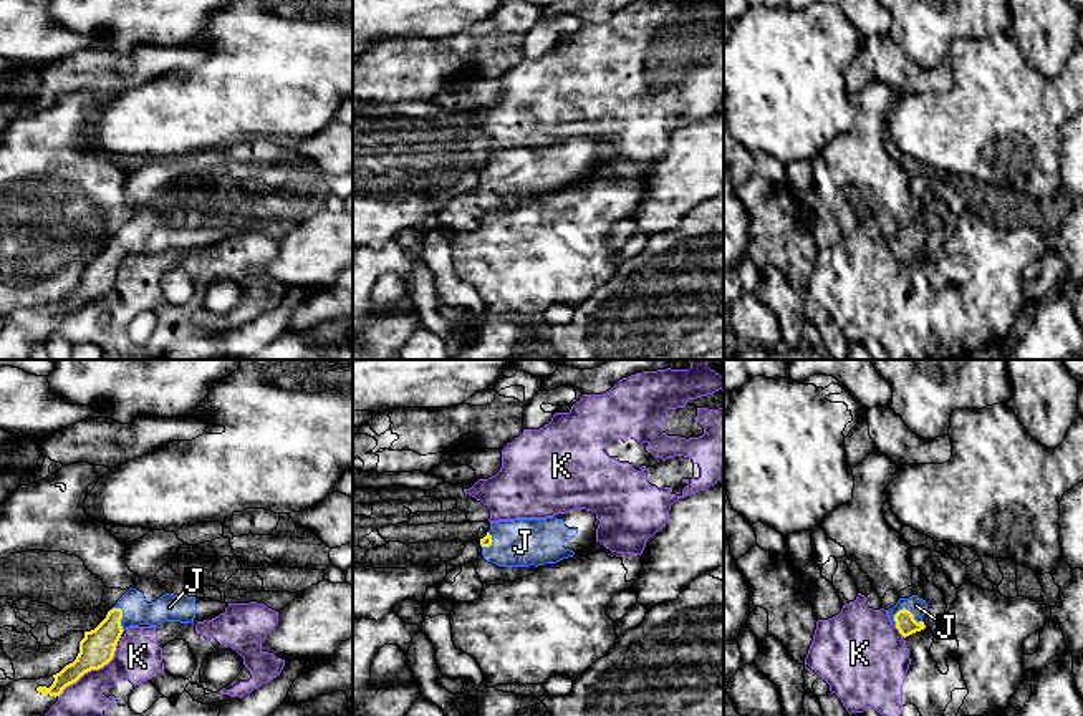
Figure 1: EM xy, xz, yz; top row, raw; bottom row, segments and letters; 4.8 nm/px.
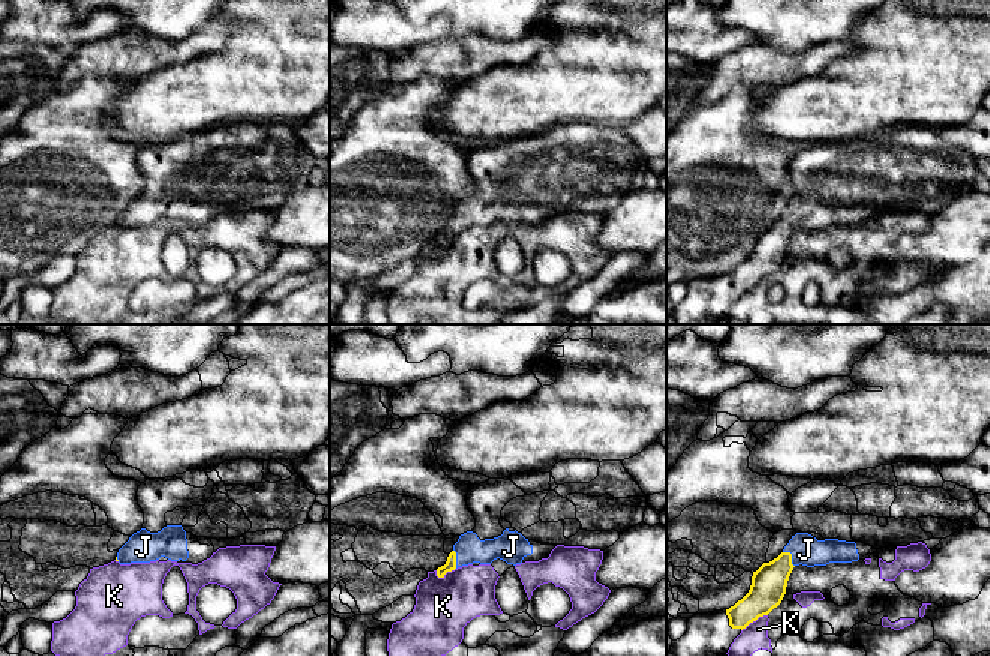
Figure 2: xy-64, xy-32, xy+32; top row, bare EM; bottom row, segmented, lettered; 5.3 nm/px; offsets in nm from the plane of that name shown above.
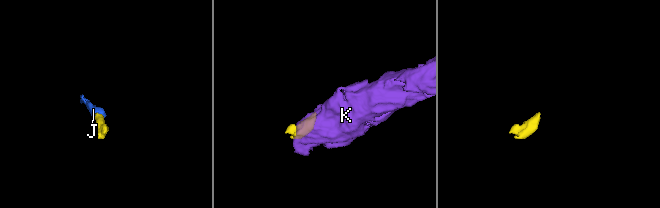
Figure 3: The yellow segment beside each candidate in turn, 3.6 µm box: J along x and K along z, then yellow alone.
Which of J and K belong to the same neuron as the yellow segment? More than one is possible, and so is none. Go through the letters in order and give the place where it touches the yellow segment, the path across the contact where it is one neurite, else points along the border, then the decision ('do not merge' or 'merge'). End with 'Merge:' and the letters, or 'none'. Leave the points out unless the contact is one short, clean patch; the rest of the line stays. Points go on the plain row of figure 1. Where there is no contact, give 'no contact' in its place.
J: contact yz (908, 239); way yz (904, 249), (908, 239), (916, 234); merge
K: contact xy (91, 297); border xy (118, 272), (106, 292), (85, 300), (58, 325); do not merge
Merge: J

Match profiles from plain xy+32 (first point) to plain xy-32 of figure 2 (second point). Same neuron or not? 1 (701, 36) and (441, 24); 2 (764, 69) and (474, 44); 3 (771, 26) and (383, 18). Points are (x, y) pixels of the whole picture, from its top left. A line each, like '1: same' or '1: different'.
1: same
2: same
3: different

